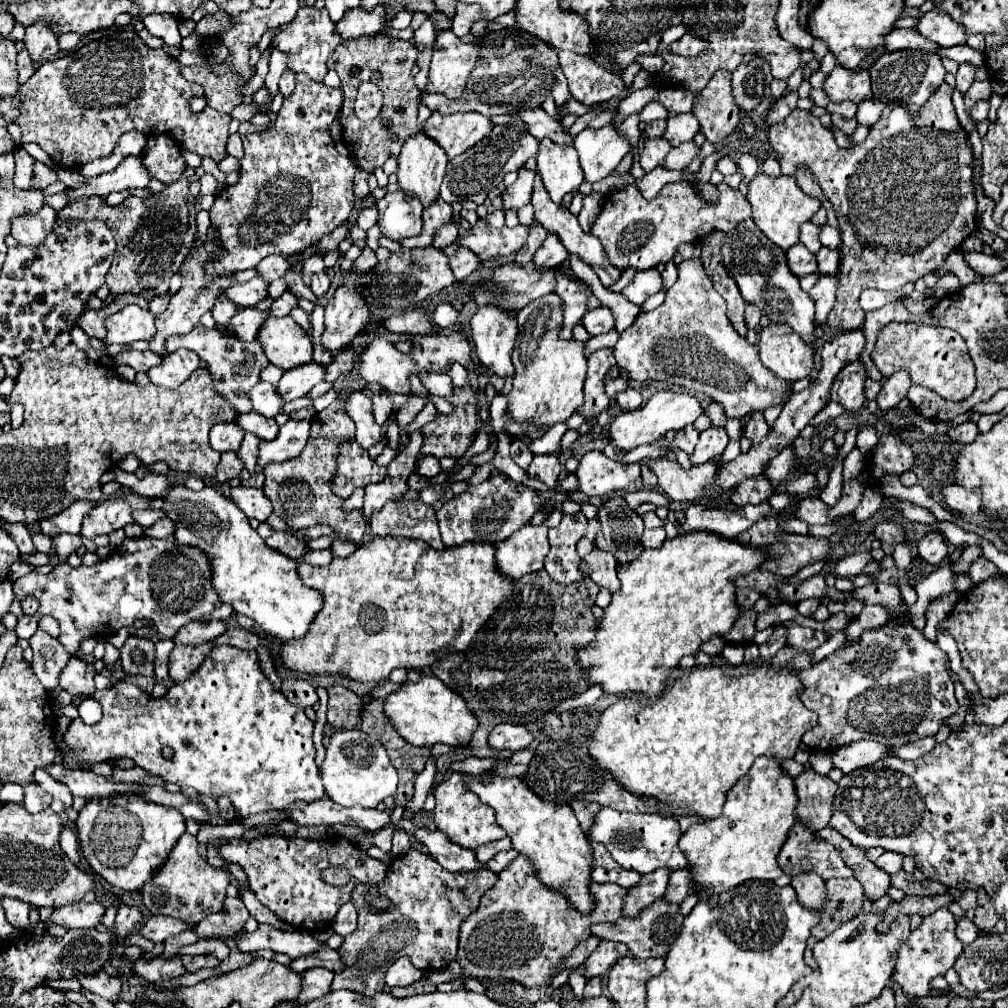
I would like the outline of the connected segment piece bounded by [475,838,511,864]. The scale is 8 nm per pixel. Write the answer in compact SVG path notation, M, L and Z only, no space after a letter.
M501 838L501 840L495 840L495 842L491 842L491 844L483 844L483 846L475 848L475 856L477 856L477 860L479 860L481 864L487 864L495 854L499 854L499 852L503 852L503 850L509 850L509 848L511 848L511 840Z

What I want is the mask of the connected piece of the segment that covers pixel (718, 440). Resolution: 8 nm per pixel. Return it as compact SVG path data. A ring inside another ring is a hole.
M711 426L707 430L703 430L699 436L699 442L695 446L695 452L689 456L691 464L697 466L697 464L707 462L711 456L723 454L728 442L729 437L724 427Z

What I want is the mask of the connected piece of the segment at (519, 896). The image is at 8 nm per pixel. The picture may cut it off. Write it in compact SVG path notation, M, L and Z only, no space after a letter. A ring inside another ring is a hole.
M517 856L499 872L495 886L481 896L479 908L461 924L457 962L467 976L505 978L527 988L547 988L561 960L579 942L587 940L587 928L591 924L621 918L625 892L627 890L617 884L593 882L591 894L595 898L595 910L583 916L571 908L565 896L549 892L547 886L539 884L531 862L525 856Z

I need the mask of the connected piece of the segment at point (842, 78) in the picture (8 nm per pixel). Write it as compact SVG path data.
M835 66L831 74L823 82L823 92L831 102L851 100L855 104L873 98L871 94L871 80L869 72L851 72L845 68Z

